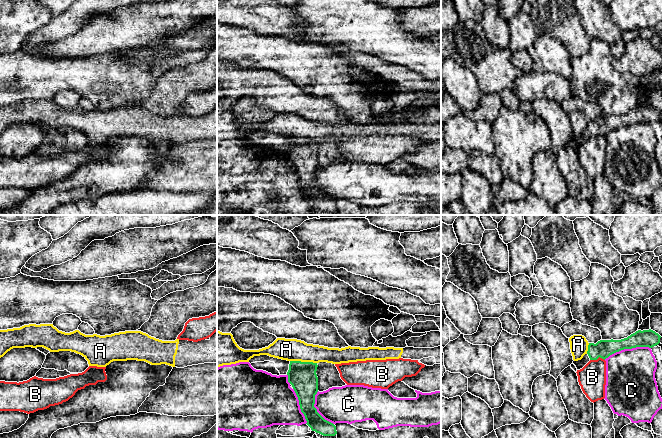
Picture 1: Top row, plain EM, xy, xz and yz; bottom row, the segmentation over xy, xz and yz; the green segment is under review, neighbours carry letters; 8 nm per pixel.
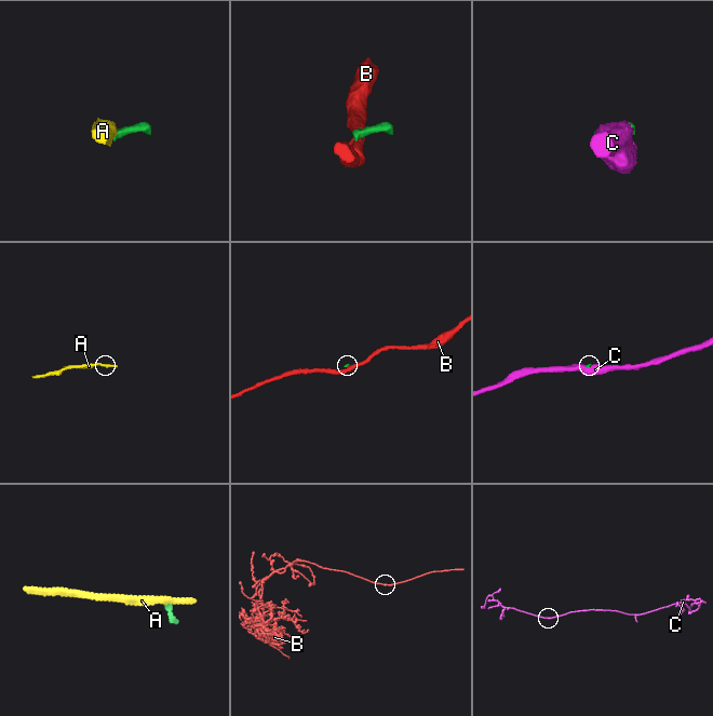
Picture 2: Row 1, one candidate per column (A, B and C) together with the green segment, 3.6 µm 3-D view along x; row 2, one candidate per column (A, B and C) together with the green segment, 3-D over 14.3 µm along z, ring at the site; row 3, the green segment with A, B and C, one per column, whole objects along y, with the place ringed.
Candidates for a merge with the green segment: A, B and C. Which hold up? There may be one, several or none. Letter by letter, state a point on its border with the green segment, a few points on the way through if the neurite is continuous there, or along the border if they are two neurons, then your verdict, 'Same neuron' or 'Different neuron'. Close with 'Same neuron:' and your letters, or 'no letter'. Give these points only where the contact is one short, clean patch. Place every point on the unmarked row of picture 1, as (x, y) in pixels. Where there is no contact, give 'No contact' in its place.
A: Touches green at xz (303, 138). Boundary: xz (290, 136), (312, 137), (316, 139). Different neuron
B: Touches green at yz (597, 134). Boundary: yz (604, 135), (599, 133), (590, 136). Different neuron
C: Touches green at yz (627, 124). Different neuron
Same neuron: no letter

